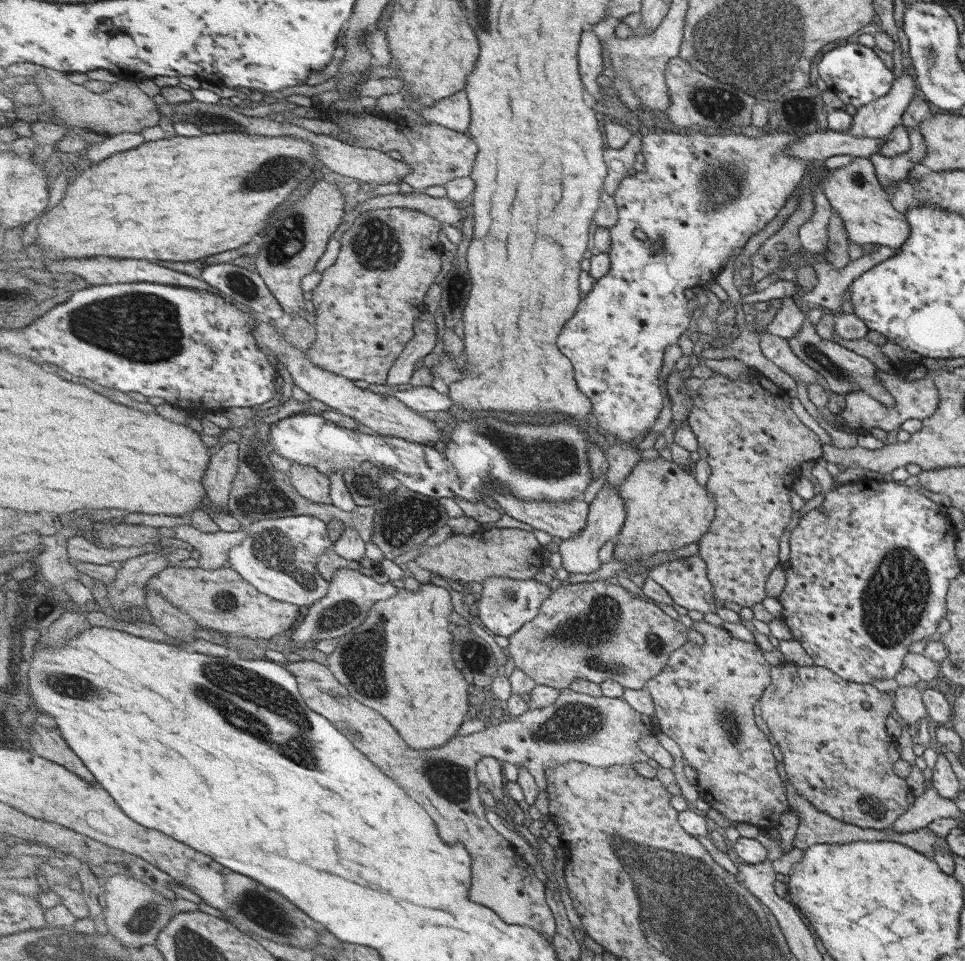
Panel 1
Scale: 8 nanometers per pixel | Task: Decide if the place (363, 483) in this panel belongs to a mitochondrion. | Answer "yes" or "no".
yes

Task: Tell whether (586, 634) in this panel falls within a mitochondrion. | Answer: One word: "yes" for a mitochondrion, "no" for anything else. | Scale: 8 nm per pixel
yes

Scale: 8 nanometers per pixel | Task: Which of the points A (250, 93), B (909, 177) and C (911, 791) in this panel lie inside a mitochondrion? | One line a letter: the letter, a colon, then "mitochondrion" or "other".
A: other
B: other
C: other

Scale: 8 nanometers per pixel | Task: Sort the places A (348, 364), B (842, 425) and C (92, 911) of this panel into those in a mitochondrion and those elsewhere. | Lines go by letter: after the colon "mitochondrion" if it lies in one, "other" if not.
A: other
B: other
C: other

